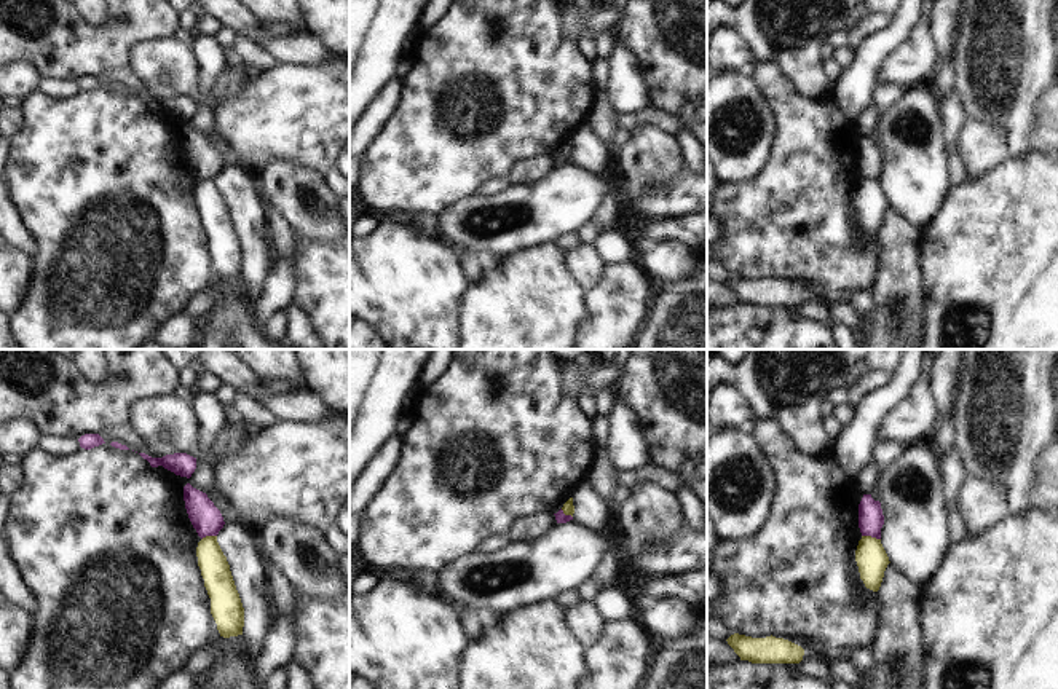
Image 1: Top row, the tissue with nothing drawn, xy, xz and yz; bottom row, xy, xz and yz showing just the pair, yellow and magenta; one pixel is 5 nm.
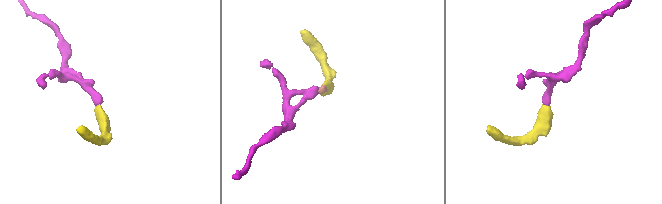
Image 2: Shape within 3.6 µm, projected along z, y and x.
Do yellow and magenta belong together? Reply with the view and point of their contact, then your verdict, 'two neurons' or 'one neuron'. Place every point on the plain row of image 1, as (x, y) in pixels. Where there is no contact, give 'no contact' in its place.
yz (870, 179) | two neurons

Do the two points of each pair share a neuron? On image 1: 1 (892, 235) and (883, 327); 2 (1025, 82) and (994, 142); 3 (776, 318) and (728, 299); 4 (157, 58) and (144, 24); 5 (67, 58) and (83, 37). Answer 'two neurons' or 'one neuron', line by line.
1: one neuron
2: two neurons
3: two neurons
4: two neurons
5: one neuron

